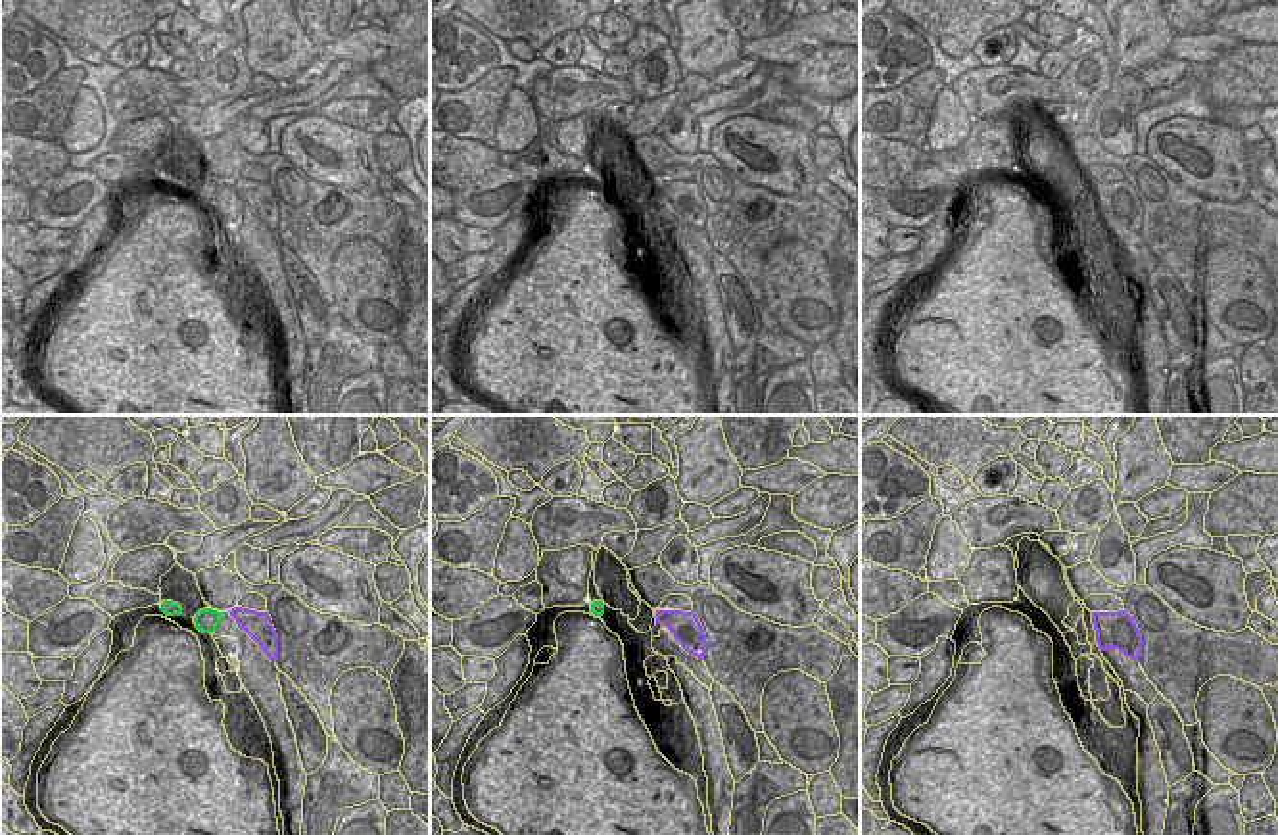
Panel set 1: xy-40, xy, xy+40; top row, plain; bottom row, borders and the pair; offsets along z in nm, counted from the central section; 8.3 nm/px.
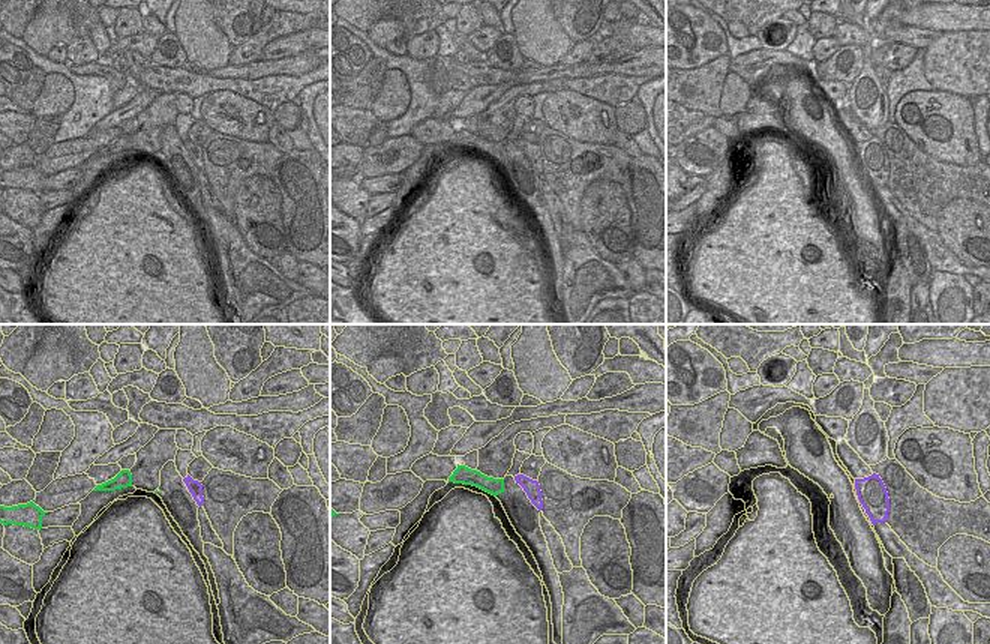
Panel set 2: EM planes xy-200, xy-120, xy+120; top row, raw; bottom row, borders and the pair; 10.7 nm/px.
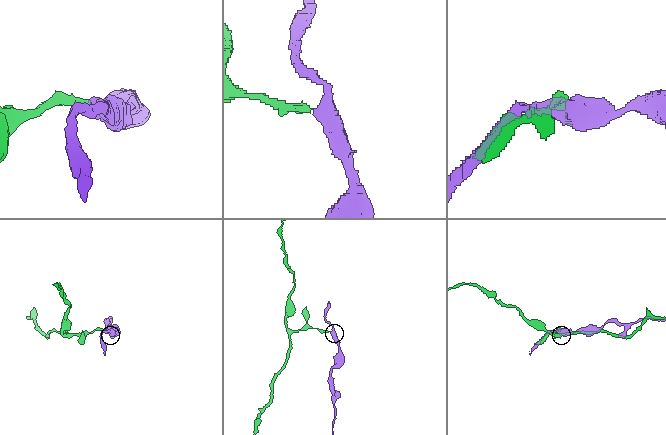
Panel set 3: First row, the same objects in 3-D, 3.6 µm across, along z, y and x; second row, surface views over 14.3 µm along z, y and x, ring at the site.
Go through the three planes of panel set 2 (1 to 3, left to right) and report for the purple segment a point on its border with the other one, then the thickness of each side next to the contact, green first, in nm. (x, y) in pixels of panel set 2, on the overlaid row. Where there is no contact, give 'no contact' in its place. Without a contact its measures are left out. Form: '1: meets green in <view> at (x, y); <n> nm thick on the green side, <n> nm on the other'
1: no contact
2: no contact
3: no contact

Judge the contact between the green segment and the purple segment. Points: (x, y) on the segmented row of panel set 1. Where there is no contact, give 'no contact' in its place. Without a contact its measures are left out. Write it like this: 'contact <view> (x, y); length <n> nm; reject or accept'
no contact; reject

